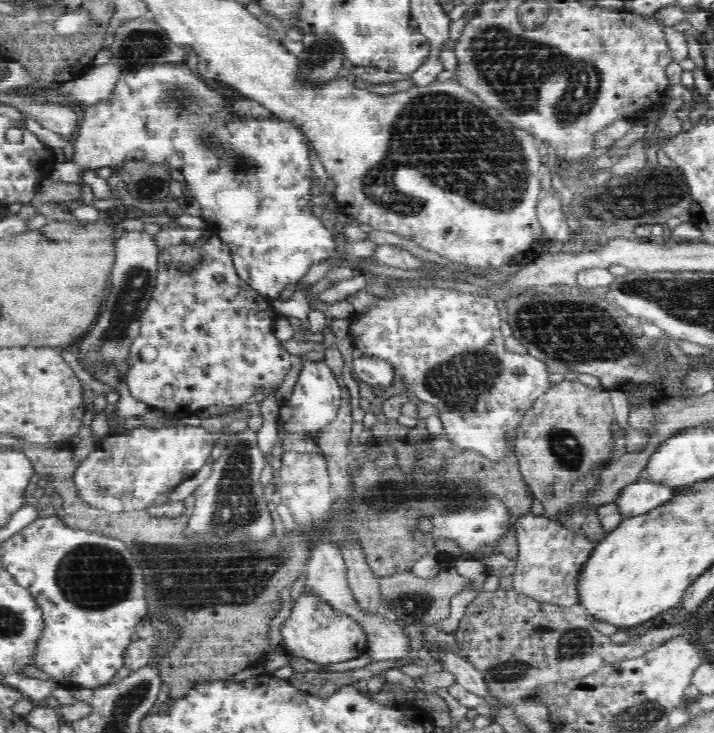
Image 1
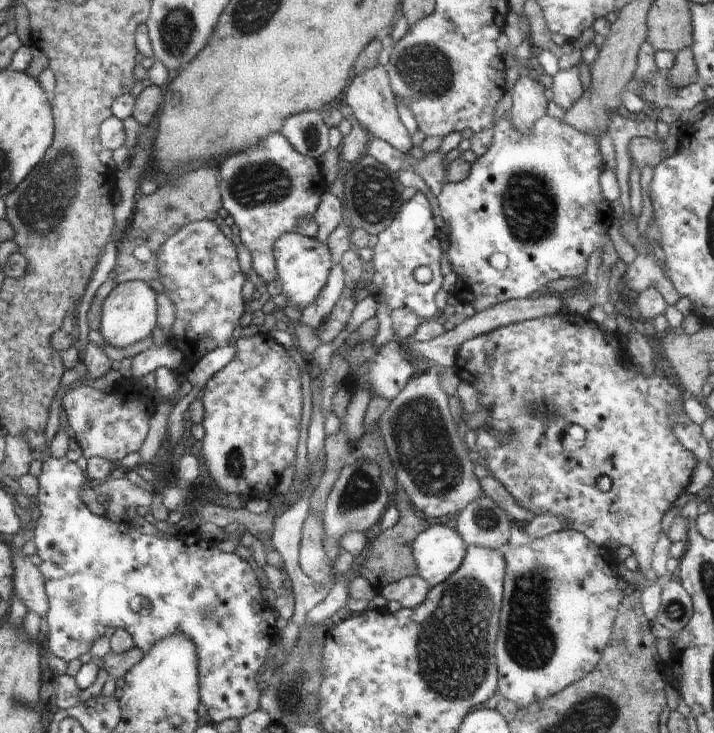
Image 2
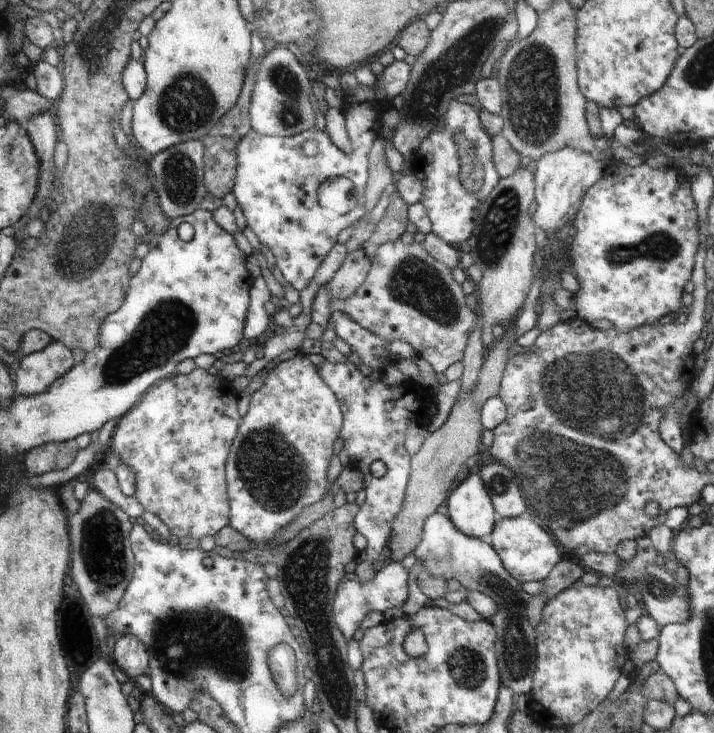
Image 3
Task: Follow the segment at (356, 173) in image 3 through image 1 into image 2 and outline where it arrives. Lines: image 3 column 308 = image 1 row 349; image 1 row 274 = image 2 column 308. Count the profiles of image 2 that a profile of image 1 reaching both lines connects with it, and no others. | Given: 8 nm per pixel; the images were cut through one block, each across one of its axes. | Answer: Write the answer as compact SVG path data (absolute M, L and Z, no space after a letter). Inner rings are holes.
M268 134L260 146L242 150L218 165L219 192L222 207L232 216L240 230L244 248L252 254L252 268L264 282L277 278L274 247L282 234L296 232L308 238L318 235L314 220L316 206L326 182L316 160L299 154L286 136Z

